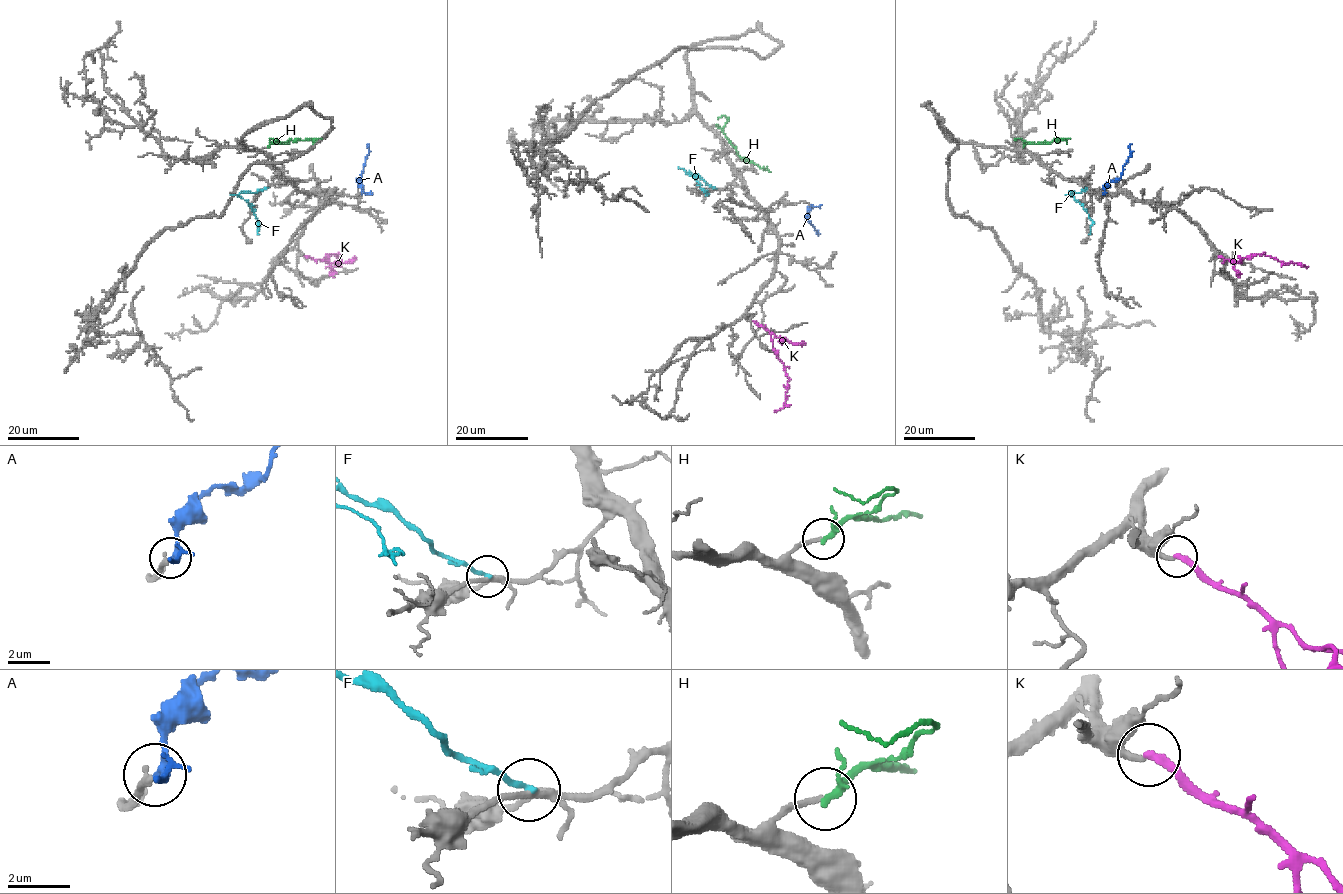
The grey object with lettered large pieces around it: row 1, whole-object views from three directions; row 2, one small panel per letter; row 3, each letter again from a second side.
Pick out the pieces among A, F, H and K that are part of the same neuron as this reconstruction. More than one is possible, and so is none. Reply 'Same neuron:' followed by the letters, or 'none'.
Same neuron: A, K

